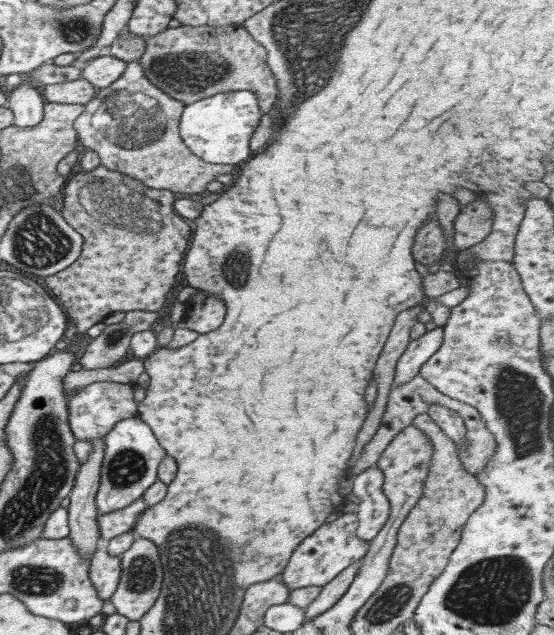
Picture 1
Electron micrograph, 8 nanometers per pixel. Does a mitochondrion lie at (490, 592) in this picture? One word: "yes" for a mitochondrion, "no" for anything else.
yes

